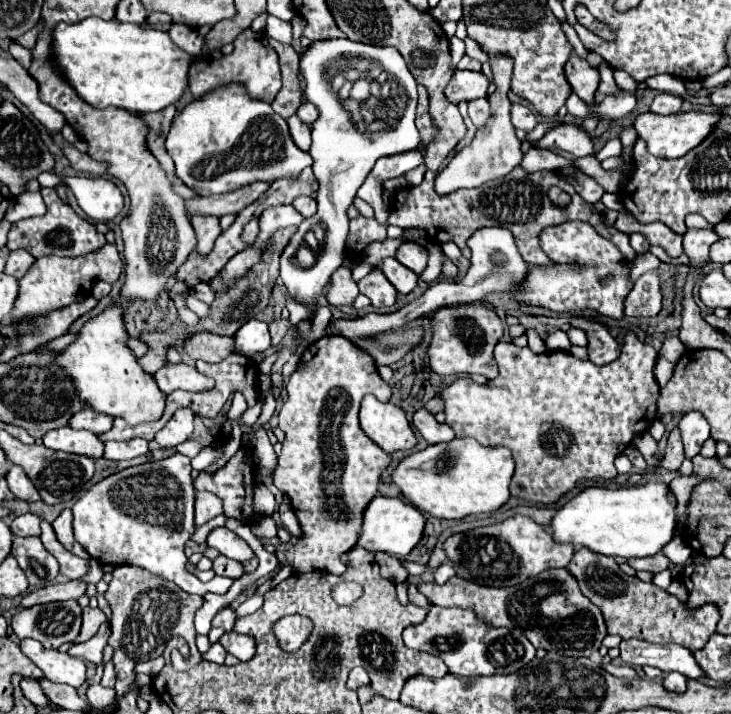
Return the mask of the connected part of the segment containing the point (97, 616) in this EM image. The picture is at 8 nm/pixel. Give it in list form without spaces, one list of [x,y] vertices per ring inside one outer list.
[[[84,608],[84,614],[82,614],[82,630],[80,630],[80,634],[78,634],[78,638],[74,642],[78,644],[78,642],[90,640],[98,632],[100,624],[104,624],[106,620],[108,618],[106,618],[106,614],[100,608]]]

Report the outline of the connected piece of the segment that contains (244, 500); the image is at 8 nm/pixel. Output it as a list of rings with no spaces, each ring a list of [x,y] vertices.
[[[240,448],[238,454],[228,462],[226,468],[218,470],[216,474],[202,472],[194,486],[196,490],[208,490],[216,494],[224,502],[224,514],[238,518],[242,522],[254,520],[254,460],[252,450]]]

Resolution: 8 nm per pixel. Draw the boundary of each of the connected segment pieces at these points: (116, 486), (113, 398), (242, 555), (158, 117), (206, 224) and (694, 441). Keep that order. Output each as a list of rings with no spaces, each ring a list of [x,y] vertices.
[[[176,452],[174,456],[166,460],[132,466],[132,468],[126,468],[118,474],[104,478],[102,482],[94,484],[72,508],[76,540],[100,564],[134,564],[134,566],[146,568],[156,576],[172,580],[188,594],[198,594],[198,596],[204,596],[208,592],[226,594],[234,580],[224,578],[224,576],[214,576],[210,582],[204,584],[186,570],[188,558],[184,554],[184,544],[194,532],[194,494],[196,494],[190,472],[192,472],[190,458]]]
[[[114,304],[104,314],[84,324],[84,328],[78,332],[76,342],[72,342],[64,352],[56,356],[56,364],[72,376],[80,400],[90,404],[94,410],[110,416],[120,416],[128,424],[154,422],[162,418],[166,396],[156,386],[154,376],[140,370],[138,358],[126,346],[126,340],[128,334],[124,330],[122,308]]]
[[[216,528],[210,532],[208,536],[208,542],[206,542],[210,548],[216,548],[220,554],[232,558],[232,560],[238,560],[238,562],[248,562],[254,558],[254,552],[252,548],[242,540],[238,538],[234,532],[230,532],[228,528]]]
[[[168,106],[168,108],[164,108],[164,110],[156,112],[156,114],[142,114],[144,122],[150,126],[148,148],[152,148],[152,154],[160,160],[160,164],[164,166],[164,170],[168,174],[174,174],[174,162],[166,152],[164,140],[166,140],[166,134],[170,130],[170,124],[174,120],[174,114],[176,114],[174,106]]]
[[[194,214],[194,216],[190,216],[190,220],[192,220],[192,226],[194,226],[196,236],[198,236],[196,250],[200,254],[208,254],[208,250],[212,250],[216,238],[222,232],[220,220],[216,216],[202,216],[202,214]]]
[[[694,412],[694,414],[682,416],[678,428],[680,428],[680,434],[682,434],[686,458],[694,458],[702,450],[702,444],[710,438],[708,422],[702,418],[700,412]]]

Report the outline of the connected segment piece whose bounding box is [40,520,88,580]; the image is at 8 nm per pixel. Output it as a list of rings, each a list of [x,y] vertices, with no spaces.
[[[42,520],[42,536],[40,536],[44,548],[48,548],[52,552],[52,556],[58,558],[60,562],[60,574],[68,576],[70,580],[74,578],[82,578],[86,572],[88,572],[88,560],[82,560],[78,556],[74,556],[72,552],[68,552],[58,540],[56,540],[56,534],[52,530],[52,526]]]

